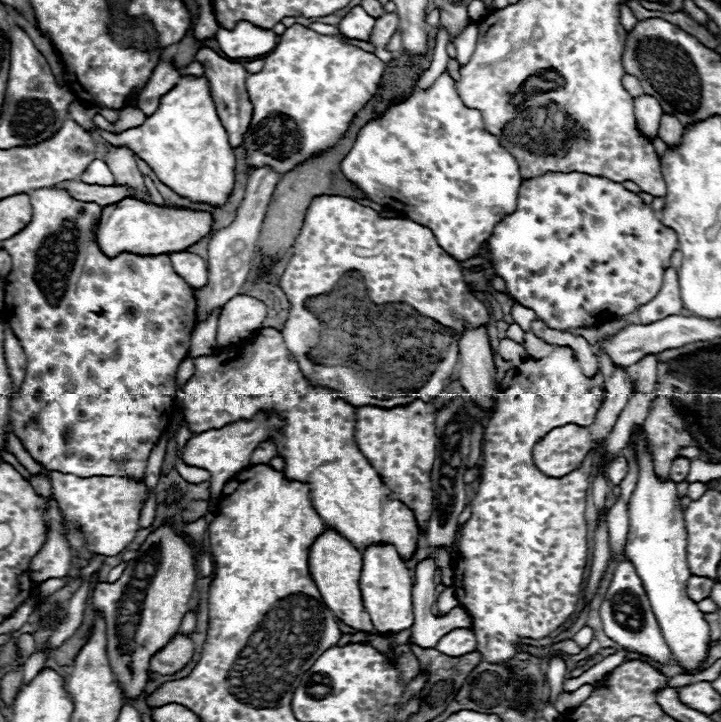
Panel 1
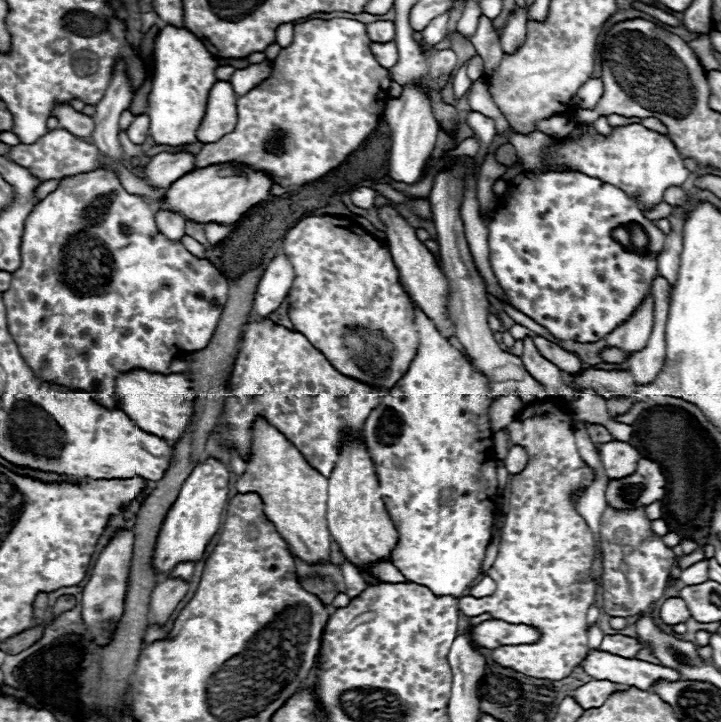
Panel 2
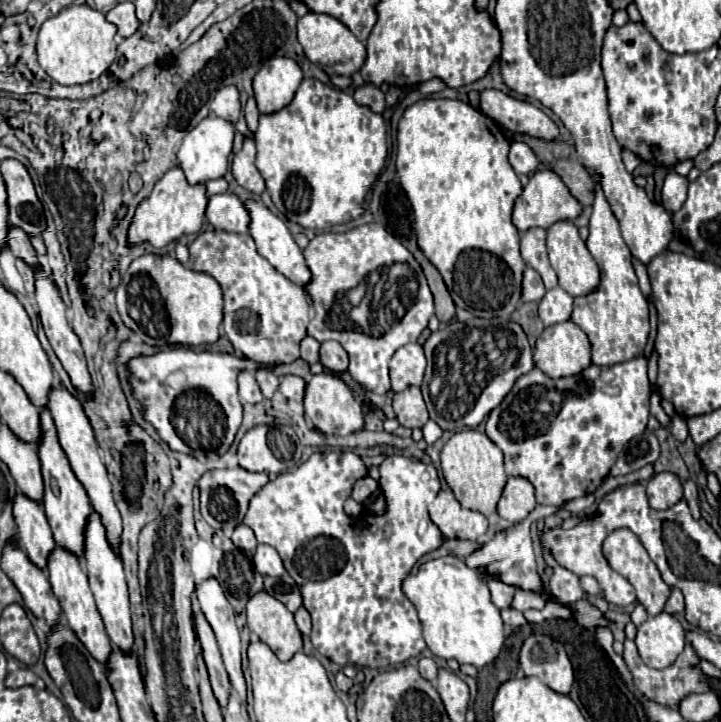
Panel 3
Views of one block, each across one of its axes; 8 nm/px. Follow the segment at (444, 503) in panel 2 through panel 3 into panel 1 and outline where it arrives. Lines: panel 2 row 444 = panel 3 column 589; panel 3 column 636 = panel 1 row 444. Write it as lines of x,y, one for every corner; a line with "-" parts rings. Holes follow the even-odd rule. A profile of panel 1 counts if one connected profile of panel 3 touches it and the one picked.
416,400
408,408
376,408
358,406
354,440
368,462
376,468
382,482
398,500
416,512
418,526
424,528
432,514
432,484
430,472
436,458
436,414
432,404

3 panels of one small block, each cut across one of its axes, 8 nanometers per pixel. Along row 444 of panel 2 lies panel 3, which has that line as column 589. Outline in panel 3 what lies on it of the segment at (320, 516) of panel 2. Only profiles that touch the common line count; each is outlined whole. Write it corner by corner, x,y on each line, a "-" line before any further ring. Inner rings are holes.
556,222
554,226
548,228
548,256
550,256
550,264
558,274
558,286
564,288
572,298
578,296
586,296
590,292
594,292
600,284
600,272
598,272
598,264
592,258
592,254
586,248
586,242
580,238
578,228
572,222

